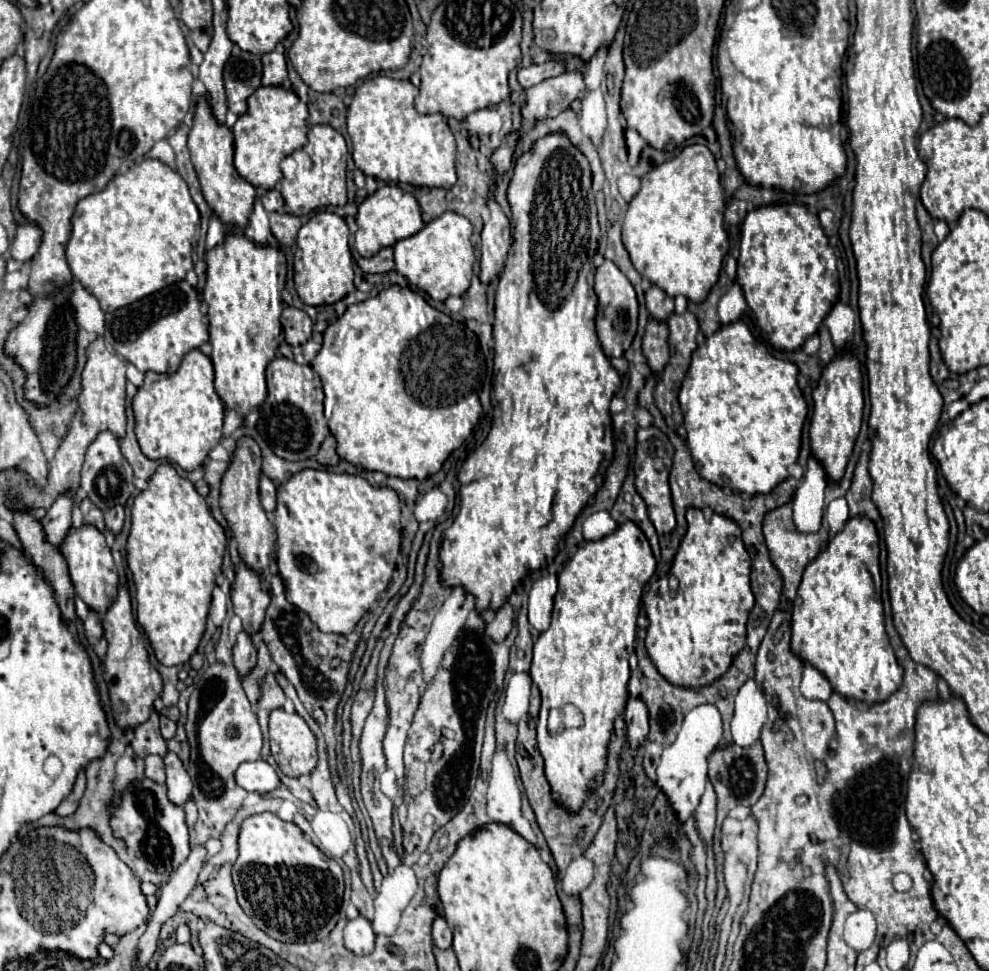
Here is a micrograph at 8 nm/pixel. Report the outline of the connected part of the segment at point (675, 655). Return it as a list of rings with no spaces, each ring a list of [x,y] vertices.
[[[689,508],[687,534],[681,540],[671,568],[671,574],[679,580],[679,588],[675,592],[649,590],[643,596],[643,608],[651,622],[645,638],[647,654],[651,662],[657,666],[657,672],[665,676],[667,682],[699,690],[701,686],[709,686],[709,682],[715,682],[717,678],[721,678],[721,674],[725,674],[725,670],[729,670],[735,654],[739,654],[745,646],[745,624],[755,604],[749,584],[749,572],[751,558],[743,546],[741,528],[737,526],[737,522],[721,514],[707,514],[697,508]]]

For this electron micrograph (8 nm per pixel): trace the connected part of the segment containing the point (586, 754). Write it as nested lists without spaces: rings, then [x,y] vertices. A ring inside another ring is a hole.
[[[623,522],[609,536],[585,542],[575,556],[567,562],[567,566],[559,572],[559,590],[555,594],[555,608],[551,616],[551,626],[541,632],[541,636],[533,644],[533,664],[531,678],[541,692],[541,710],[537,722],[537,744],[539,752],[545,760],[545,776],[551,784],[553,796],[565,804],[571,812],[577,812],[589,788],[597,786],[603,778],[603,770],[607,764],[607,744],[613,734],[613,722],[625,710],[627,702],[627,682],[629,682],[629,652],[635,642],[635,628],[639,616],[639,604],[643,586],[653,576],[657,568],[655,556],[651,552],[649,540],[641,532],[641,528],[633,522]],[[573,704],[581,710],[585,724],[581,730],[567,730],[559,736],[551,736],[547,732],[547,714],[555,706]]]

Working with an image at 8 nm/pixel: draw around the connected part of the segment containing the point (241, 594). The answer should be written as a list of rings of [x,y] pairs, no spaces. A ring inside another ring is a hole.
[[[241,562],[241,568],[235,574],[231,600],[235,614],[243,620],[243,630],[249,630],[249,636],[257,634],[265,620],[269,594],[263,590],[259,576],[245,562]]]

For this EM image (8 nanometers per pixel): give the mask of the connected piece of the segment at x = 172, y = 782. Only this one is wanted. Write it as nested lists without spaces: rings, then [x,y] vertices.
[[[167,752],[165,756],[165,766],[167,766],[167,796],[175,806],[185,806],[185,802],[191,798],[191,778],[185,772],[181,760],[177,758],[177,754]]]

